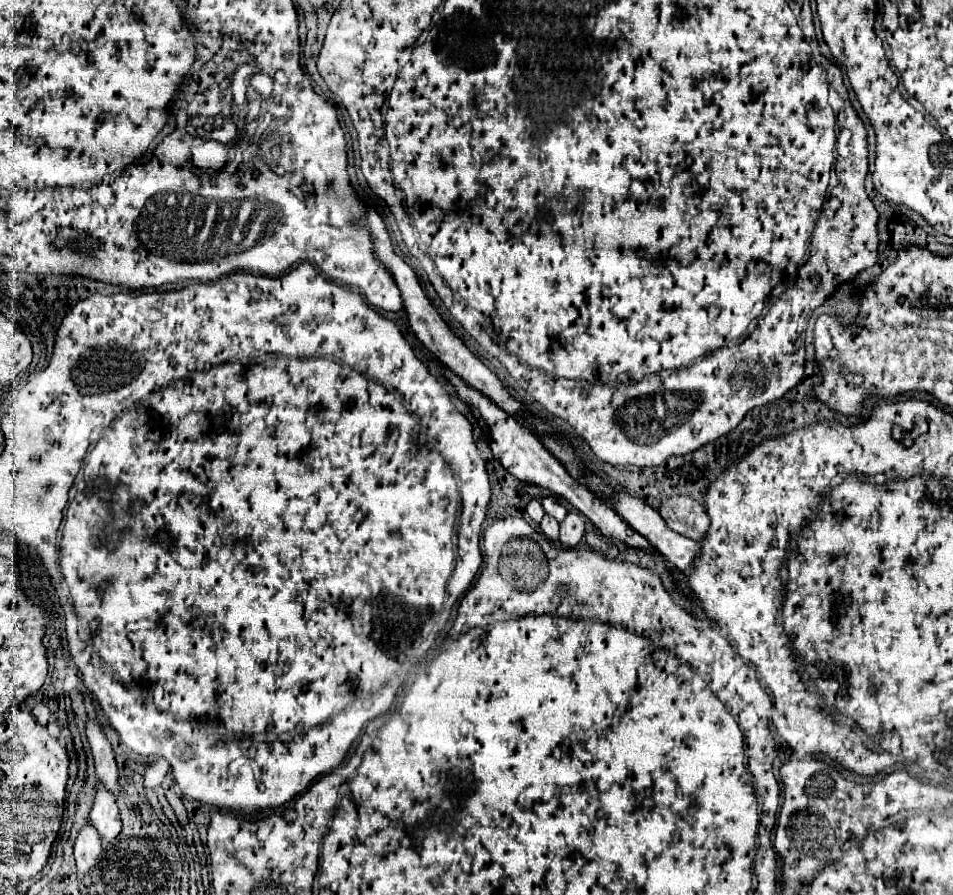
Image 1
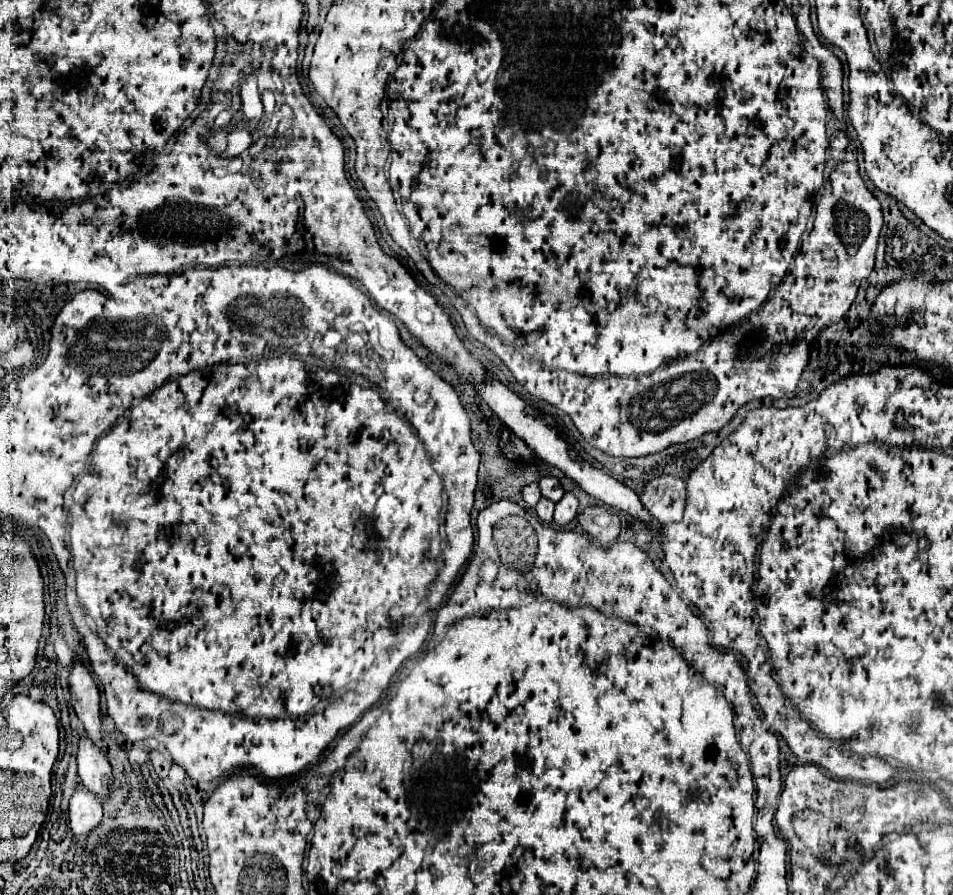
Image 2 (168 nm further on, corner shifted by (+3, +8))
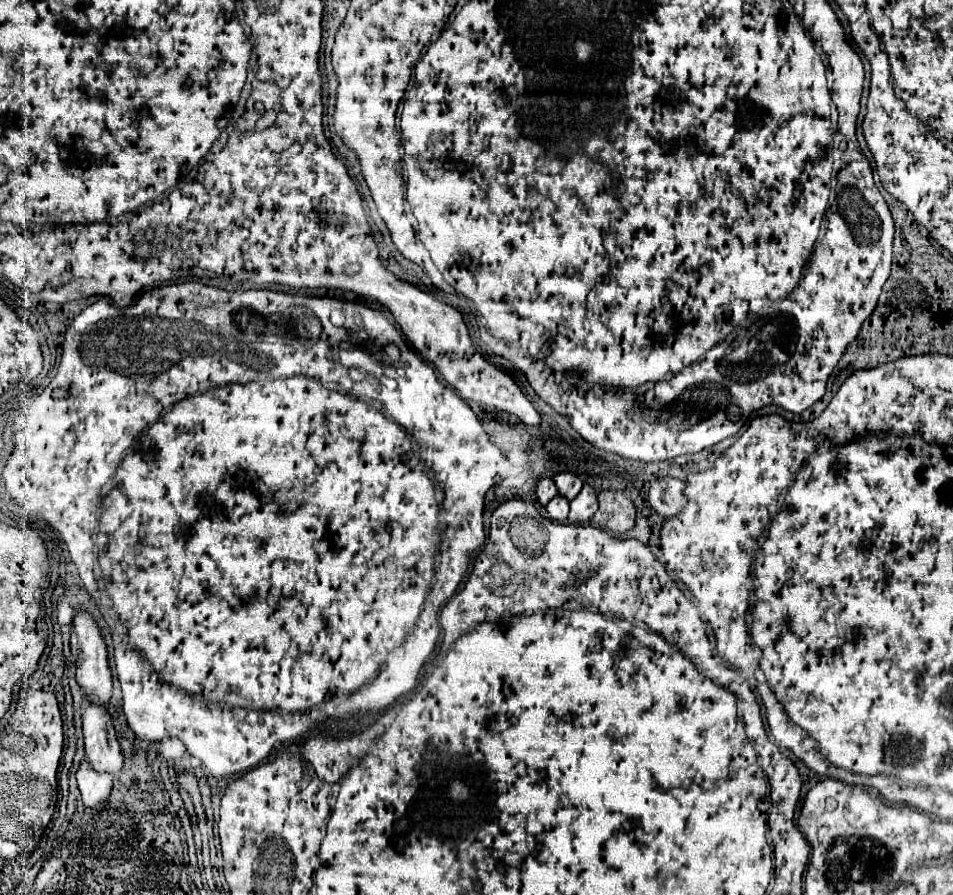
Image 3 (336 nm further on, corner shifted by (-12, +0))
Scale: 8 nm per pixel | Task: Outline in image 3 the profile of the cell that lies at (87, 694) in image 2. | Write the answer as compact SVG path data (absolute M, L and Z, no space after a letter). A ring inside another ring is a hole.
M87 612L73 618L71 652L77 664L77 684L87 698L107 706L111 698L111 670L107 662L107 646L95 620Z

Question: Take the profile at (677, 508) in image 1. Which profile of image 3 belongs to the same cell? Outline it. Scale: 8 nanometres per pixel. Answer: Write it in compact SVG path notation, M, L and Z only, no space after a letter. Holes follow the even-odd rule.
M661 478L649 488L649 504L661 518L673 518L683 510L687 498L683 494L683 480L679 478Z

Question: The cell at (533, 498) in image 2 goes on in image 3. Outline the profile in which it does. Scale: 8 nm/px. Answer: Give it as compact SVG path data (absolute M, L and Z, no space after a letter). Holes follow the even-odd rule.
M551 478L539 480L539 484L537 484L537 500L541 502L541 506L547 506L547 502L549 502L551 498L555 498L555 496L557 496L557 486L555 486L555 482L553 482Z

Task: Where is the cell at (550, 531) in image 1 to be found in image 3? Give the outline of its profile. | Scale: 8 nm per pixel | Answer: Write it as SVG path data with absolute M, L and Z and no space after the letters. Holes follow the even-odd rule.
M555 496L547 506L547 514L551 520L555 522L565 522L567 514L569 514L569 500L563 496Z

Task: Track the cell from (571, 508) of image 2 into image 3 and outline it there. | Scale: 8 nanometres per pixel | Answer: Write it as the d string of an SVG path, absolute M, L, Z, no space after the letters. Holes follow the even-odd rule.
M585 484L583 490L577 494L577 498L571 500L571 512L569 512L567 522L569 524L585 524L593 518L595 510L597 510L597 494L589 484Z

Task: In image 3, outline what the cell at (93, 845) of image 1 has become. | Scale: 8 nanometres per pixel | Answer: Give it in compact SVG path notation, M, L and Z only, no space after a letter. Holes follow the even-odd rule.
M87 760L77 770L77 784L87 808L101 806L111 796L111 776L95 772Z

